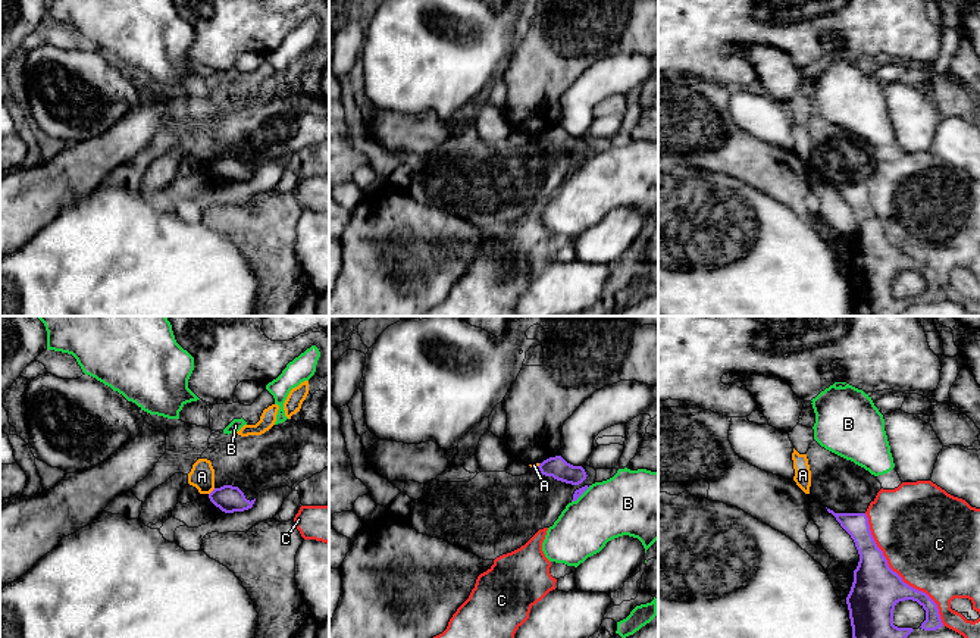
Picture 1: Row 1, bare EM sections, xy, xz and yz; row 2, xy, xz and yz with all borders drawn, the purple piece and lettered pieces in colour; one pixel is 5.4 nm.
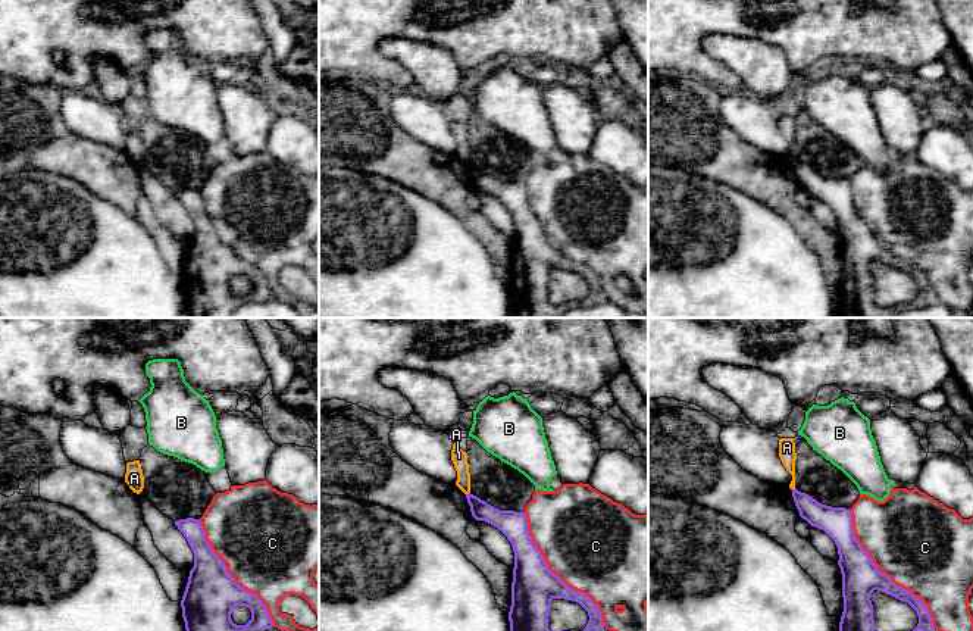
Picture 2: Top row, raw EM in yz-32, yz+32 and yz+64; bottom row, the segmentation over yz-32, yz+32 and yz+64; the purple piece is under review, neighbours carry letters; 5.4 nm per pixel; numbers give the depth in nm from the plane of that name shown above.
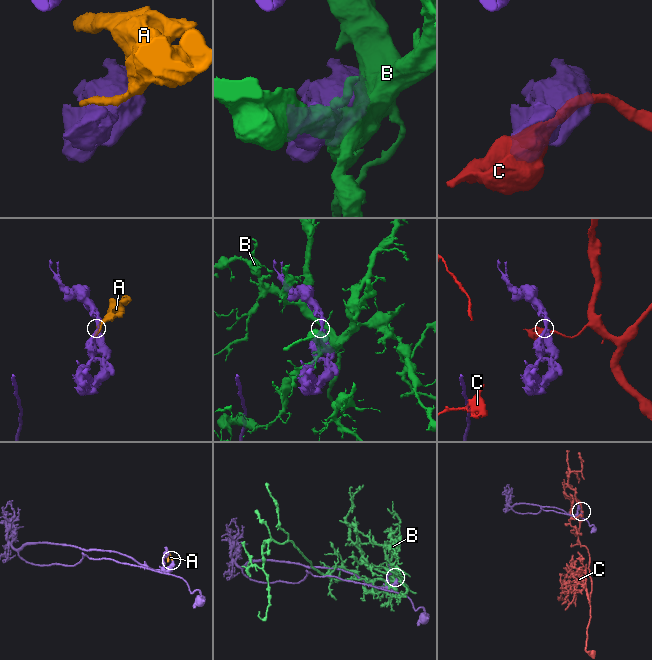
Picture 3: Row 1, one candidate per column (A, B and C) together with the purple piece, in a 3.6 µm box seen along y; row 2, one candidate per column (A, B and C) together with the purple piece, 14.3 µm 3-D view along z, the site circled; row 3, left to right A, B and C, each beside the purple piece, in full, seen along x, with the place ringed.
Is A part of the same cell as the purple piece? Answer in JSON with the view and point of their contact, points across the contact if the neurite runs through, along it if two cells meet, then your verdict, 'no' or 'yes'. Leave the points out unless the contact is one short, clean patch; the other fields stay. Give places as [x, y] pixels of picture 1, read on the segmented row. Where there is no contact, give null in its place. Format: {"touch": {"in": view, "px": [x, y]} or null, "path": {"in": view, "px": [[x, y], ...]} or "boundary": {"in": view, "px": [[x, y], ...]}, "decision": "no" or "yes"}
{"touch": {"in": "xy", "px": [212, 491]}, "boundary": {"in": "xy", "px": [[215, 488], [209, 494]]}, "decision": "no"}

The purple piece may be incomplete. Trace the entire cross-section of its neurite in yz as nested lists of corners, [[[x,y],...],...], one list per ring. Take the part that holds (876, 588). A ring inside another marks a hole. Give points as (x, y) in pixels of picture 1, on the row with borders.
[[[827,509],[851,535],[860,554],[854,582],[846,597],[852,638],[907,638],[914,629],[893,625],[899,601],[917,601],[926,610],[924,631],[943,626],[937,604],[923,591],[902,581],[877,547],[865,513],[835,513]]]

